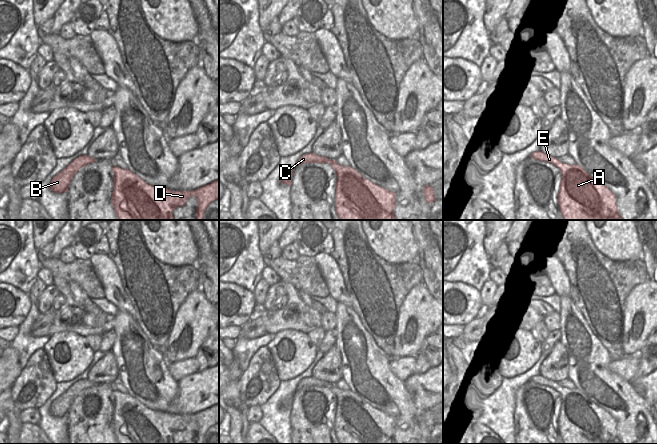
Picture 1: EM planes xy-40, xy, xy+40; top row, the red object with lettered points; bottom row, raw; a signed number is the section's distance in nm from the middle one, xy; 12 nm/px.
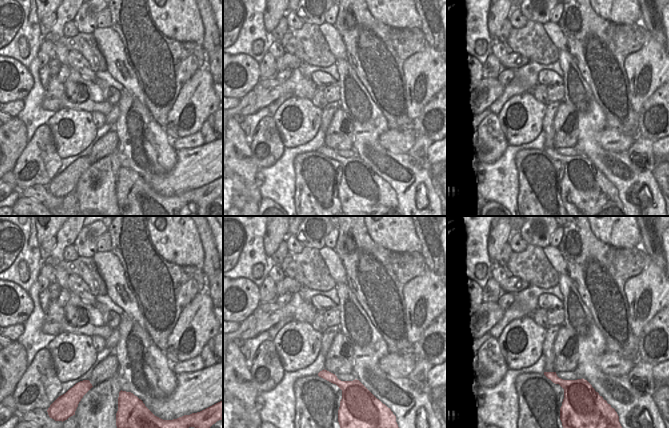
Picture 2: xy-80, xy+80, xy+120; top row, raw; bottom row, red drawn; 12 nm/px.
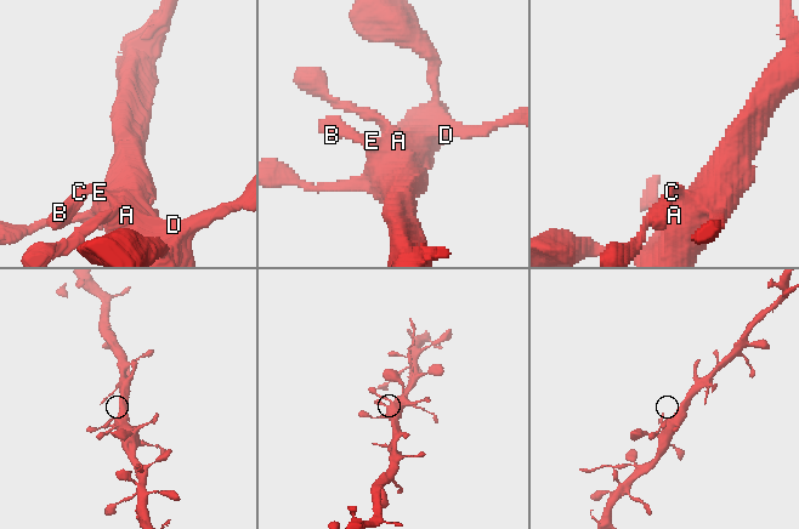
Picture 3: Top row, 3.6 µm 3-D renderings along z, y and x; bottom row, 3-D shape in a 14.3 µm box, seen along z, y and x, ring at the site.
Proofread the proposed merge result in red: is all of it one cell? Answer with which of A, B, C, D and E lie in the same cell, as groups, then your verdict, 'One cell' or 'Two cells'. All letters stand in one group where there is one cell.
Groups: A B C D E. One cell

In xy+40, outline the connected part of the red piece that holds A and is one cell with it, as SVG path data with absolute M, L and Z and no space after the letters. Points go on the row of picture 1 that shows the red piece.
M541 151L529 157L558 167L562 174L558 204L564 220L623 220L616 196L577 164L561 163Z

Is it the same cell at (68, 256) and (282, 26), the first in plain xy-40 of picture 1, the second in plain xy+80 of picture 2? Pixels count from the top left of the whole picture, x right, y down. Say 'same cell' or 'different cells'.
different cells

